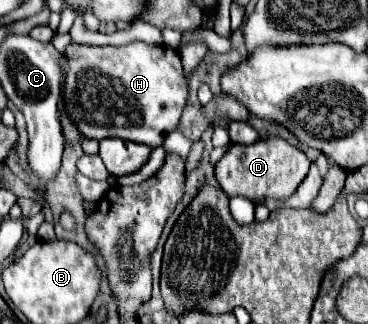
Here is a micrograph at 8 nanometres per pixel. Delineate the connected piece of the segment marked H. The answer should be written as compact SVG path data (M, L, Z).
M136 40L124 46L70 44L66 56L66 104L82 138L122 138L162 146L164 136L178 126L188 86L176 50Z

